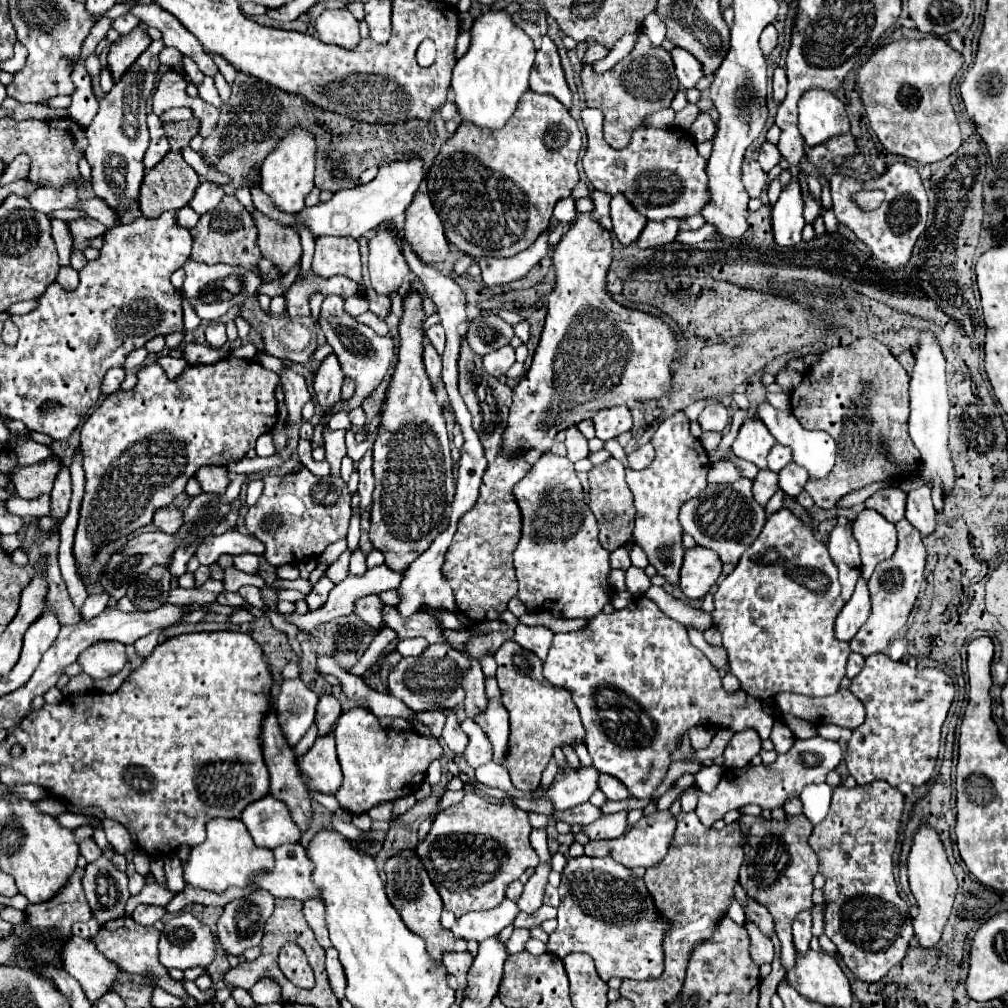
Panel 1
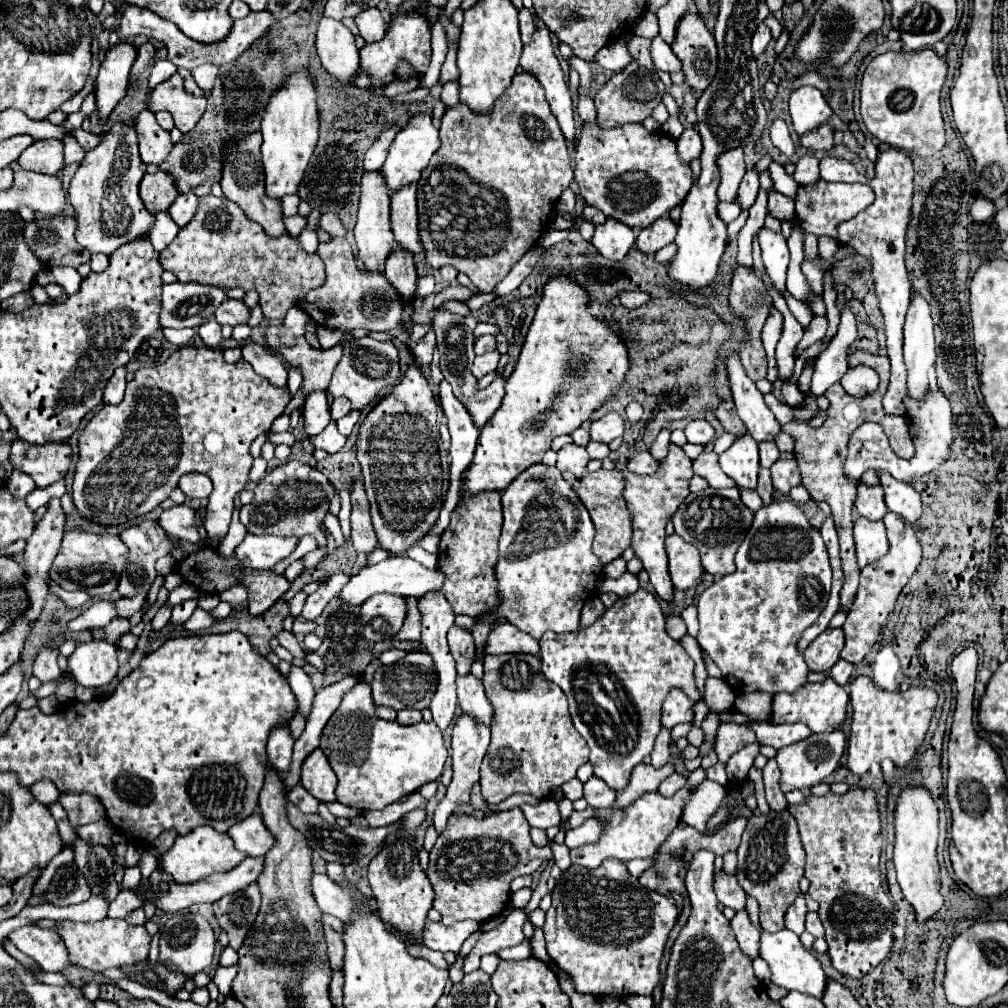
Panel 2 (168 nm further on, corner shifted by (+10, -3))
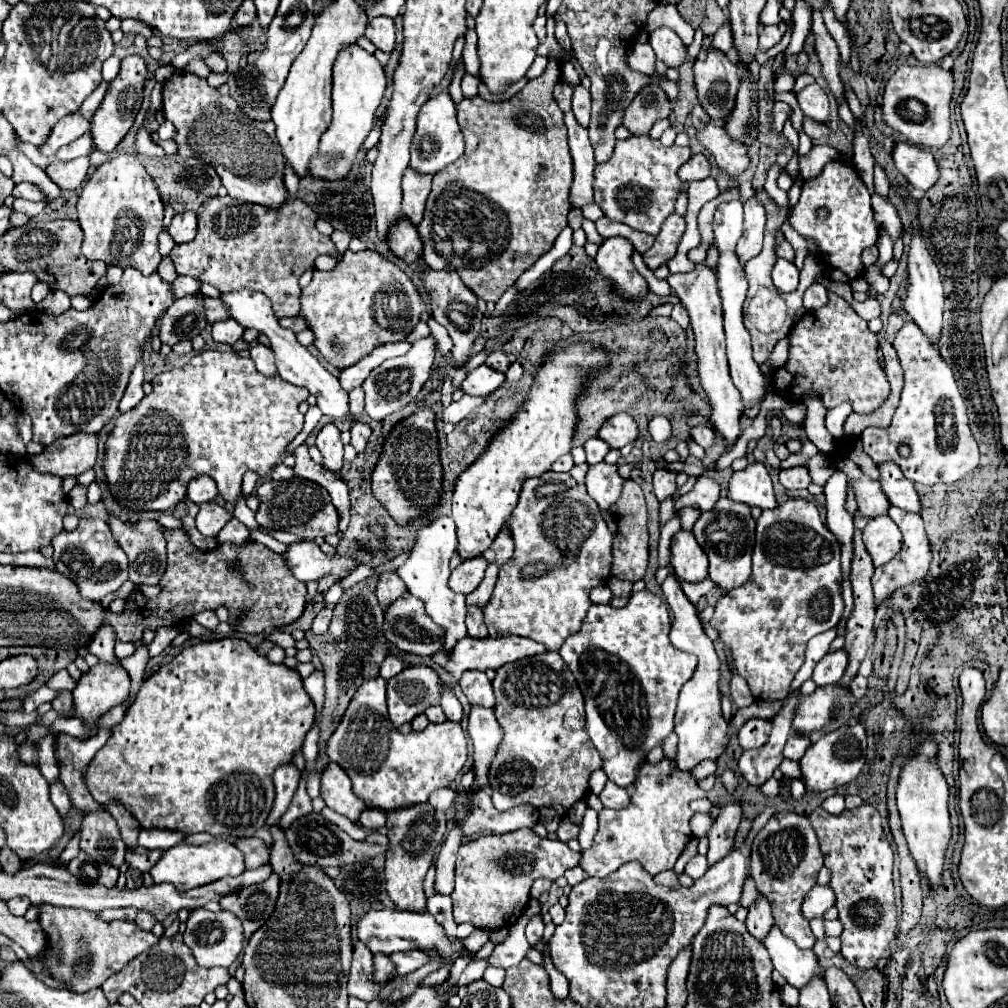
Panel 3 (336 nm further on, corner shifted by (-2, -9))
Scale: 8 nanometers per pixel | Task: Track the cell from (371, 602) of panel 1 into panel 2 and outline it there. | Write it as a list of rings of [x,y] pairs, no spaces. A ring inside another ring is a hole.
[[[376,594],[360,606],[364,636],[372,642],[392,638],[406,616],[406,602],[396,594]]]

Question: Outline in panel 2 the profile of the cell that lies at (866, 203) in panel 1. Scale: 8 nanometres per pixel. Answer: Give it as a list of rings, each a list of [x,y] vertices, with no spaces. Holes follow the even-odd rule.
[[[818,180],[814,186],[800,186],[796,194],[796,214],[802,222],[802,228],[816,236],[836,236],[836,226],[844,220],[854,218],[858,212],[872,204],[874,192],[868,184],[842,184],[842,182],[824,182]]]

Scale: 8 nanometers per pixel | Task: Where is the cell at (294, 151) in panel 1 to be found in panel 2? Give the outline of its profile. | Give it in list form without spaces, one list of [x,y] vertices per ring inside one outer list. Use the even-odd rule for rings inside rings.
[[[298,70],[296,76],[292,76],[288,84],[276,96],[272,96],[262,116],[262,136],[264,136],[262,164],[266,174],[266,196],[280,200],[288,194],[296,194],[318,140],[316,92],[312,88],[308,72]]]

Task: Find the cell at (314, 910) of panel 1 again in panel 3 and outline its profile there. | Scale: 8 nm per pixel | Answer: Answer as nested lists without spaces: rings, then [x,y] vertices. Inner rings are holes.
[[[358,942],[352,956],[348,996],[356,996],[364,1002],[372,1002],[372,998],[378,996],[380,988],[382,986],[376,986],[376,980],[372,978],[372,954],[362,942]]]

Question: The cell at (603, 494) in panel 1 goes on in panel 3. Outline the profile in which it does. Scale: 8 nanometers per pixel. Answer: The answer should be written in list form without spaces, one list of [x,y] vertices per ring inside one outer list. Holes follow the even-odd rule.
[[[628,478],[624,482],[624,490],[622,490],[618,504],[612,506],[608,514],[604,514],[604,520],[614,536],[612,576],[616,576],[620,580],[630,580],[630,582],[642,580],[646,574],[646,566],[648,566],[648,526],[646,526],[644,494],[642,494],[642,488],[634,480]]]

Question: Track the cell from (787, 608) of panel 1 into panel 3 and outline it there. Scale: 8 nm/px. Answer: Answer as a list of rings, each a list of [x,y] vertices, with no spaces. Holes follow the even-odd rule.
[[[786,500],[774,510],[764,510],[756,520],[752,576],[742,588],[730,590],[716,604],[710,624],[718,630],[724,650],[734,654],[738,674],[748,682],[756,700],[784,700],[788,696],[792,678],[804,662],[804,650],[812,636],[838,626],[842,602],[842,574],[840,574],[840,544],[834,534],[820,520],[816,504],[808,500]]]

